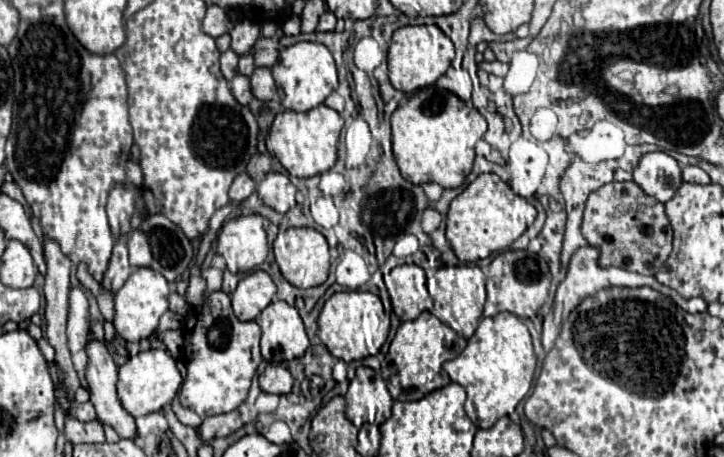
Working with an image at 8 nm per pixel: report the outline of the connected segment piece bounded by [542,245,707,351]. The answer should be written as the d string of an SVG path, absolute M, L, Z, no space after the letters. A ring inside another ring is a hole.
M587 245L587 247L581 247L581 249L573 255L573 259L571 259L571 263L569 263L569 269L567 269L567 277L565 277L565 281L563 281L563 283L559 285L559 289L557 289L555 303L553 303L553 311L549 313L549 317L545 319L545 323L543 323L542 326L542 345L545 347L545 351L549 351L549 349L553 347L553 343L555 343L555 339L557 339L559 331L561 331L563 317L567 317L567 315L571 313L571 309L575 309L583 299L595 295L597 291L601 291L601 289L605 289L605 287L615 287L615 285L617 285L617 287L643 287L643 285L647 285L647 287L653 287L653 289L661 291L661 293L667 295L667 297L671 297L681 309L685 309L685 311L689 311L689 313L703 313L703 311L707 311L707 303L705 303L703 299L699 299L699 297L695 297L695 299L683 299L677 291L673 291L673 289L669 289L669 287L665 287L665 285L661 285L655 277L637 275L637 273L631 273L631 271L625 271L625 269L619 269L619 267L599 267L597 259L599 259L599 251L597 251L595 247L589 247L589 245Z

